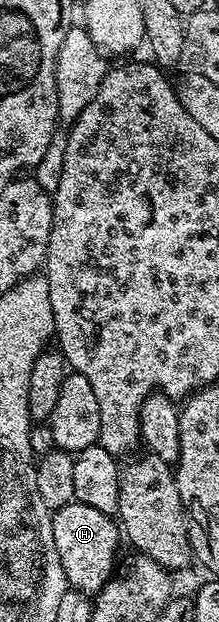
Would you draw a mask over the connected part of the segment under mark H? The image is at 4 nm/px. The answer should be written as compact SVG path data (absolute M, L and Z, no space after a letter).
M73 500L52 514L52 531L54 548L58 548L62 572L69 587L81 594L95 595L114 574L112 561L122 543L122 530L117 519L111 514L98 512L98 508Z

